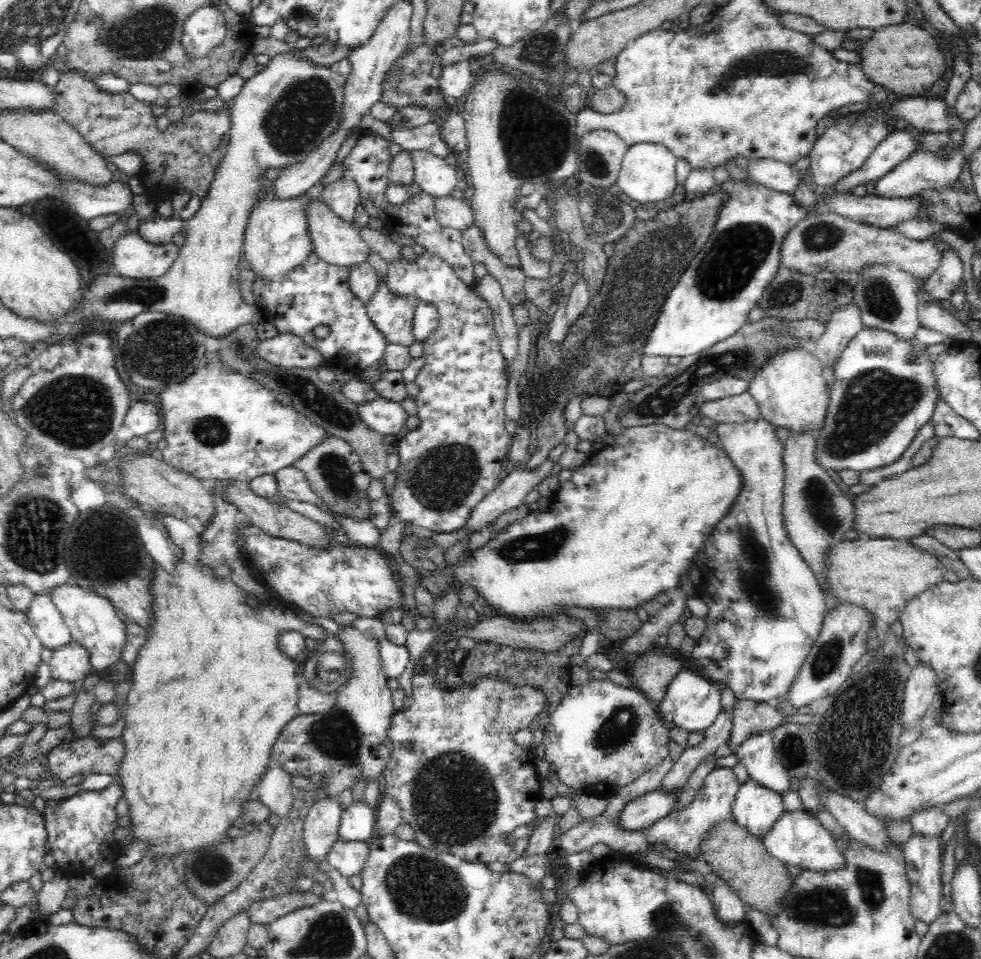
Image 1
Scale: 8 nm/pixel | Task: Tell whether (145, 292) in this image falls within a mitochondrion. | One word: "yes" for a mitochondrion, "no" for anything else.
yes

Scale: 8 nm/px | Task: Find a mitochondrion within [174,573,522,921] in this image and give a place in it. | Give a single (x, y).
(454, 801)

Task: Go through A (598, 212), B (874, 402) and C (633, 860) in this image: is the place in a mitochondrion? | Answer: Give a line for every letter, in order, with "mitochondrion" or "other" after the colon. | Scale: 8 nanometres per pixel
A: mitochondrion
B: mitochondrion
C: other

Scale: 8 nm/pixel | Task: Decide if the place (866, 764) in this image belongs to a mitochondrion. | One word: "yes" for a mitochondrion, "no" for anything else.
yes

